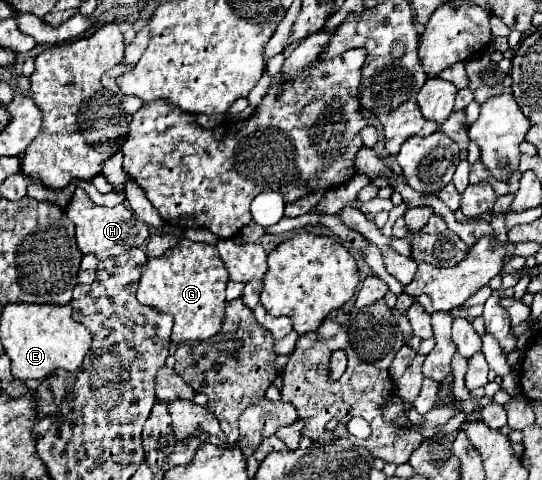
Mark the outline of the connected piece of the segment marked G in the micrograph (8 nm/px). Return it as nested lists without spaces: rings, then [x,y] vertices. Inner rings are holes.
[[[178,228],[171,234],[178,238],[178,245],[162,257],[148,257],[138,283],[138,301],[174,317],[172,343],[180,345],[210,339],[220,331],[224,321],[228,271],[214,245],[192,243]]]

